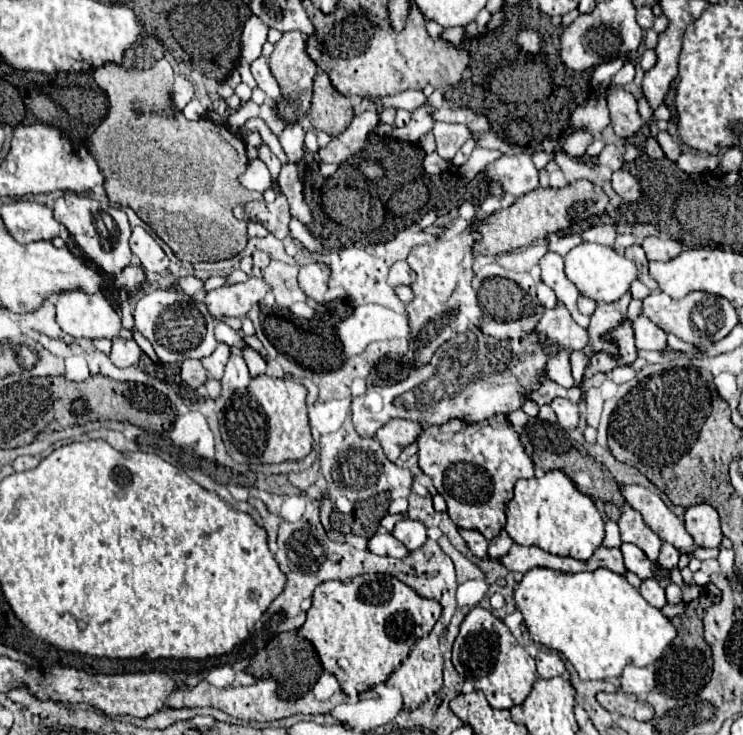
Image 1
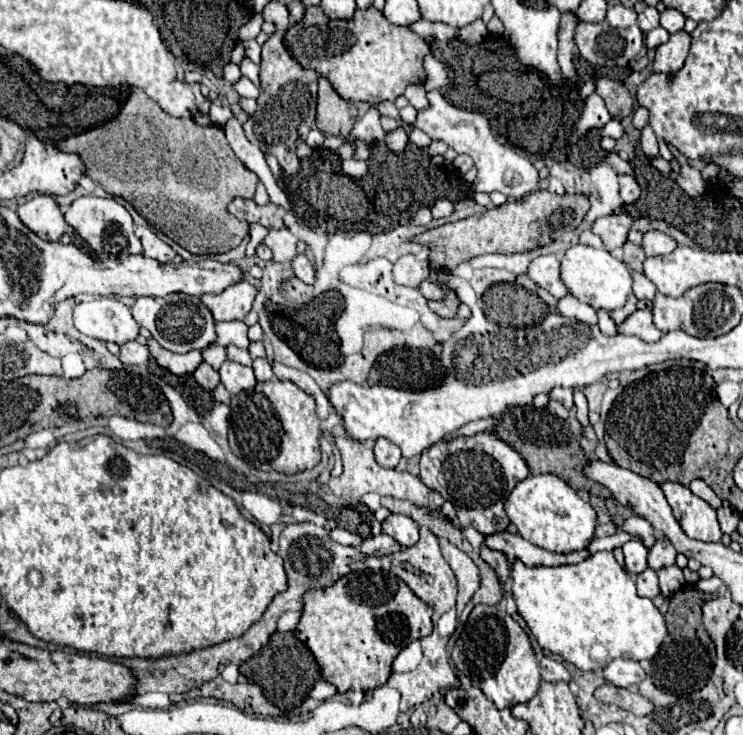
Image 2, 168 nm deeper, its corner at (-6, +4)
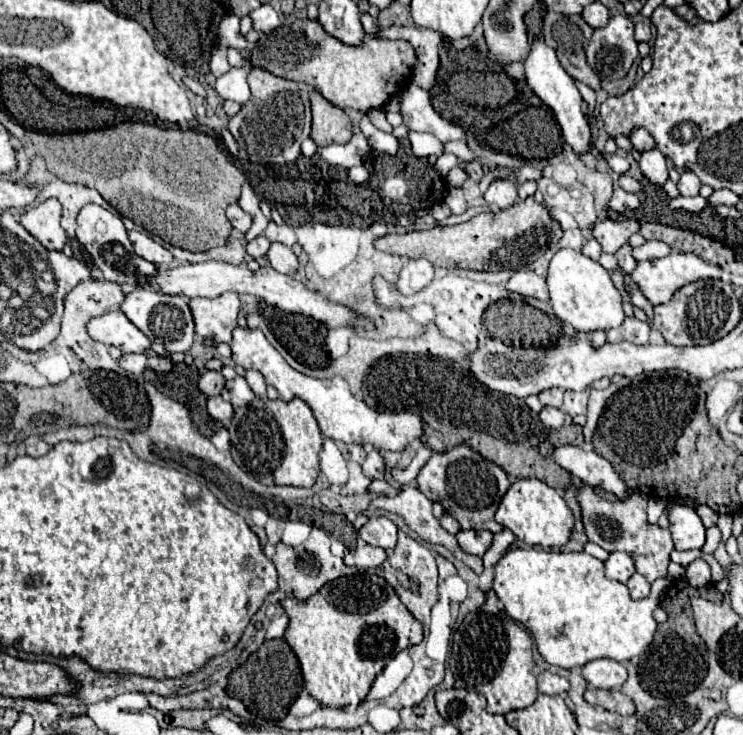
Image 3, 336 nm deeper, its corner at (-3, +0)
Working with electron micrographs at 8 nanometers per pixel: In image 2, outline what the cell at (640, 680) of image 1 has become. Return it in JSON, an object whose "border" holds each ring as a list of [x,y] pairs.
{"border":[[[618,658],[604,666],[604,678],[618,688],[628,688],[632,684],[640,684],[646,678],[646,672],[638,662]]]}

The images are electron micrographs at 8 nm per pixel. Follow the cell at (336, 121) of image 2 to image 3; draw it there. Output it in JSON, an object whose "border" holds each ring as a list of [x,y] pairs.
{"border":[[[311,90],[311,110],[313,110],[313,130],[311,138],[317,146],[347,144],[353,136],[353,122],[345,110],[337,108],[321,96],[321,92]]]}

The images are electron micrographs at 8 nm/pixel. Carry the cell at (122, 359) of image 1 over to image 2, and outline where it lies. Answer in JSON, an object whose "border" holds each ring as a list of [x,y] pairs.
{"border":[[[128,342],[120,346],[120,360],[124,364],[146,364],[150,358],[150,352],[146,346],[138,344],[138,342]]]}

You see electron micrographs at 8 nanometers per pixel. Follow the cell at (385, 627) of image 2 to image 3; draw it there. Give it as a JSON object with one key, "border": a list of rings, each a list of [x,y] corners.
{"border":[[[359,572],[353,576],[337,578],[325,584],[317,594],[307,600],[287,598],[281,604],[289,614],[289,626],[283,638],[299,658],[305,688],[323,706],[359,706],[369,694],[371,684],[375,682],[383,666],[397,652],[423,640],[423,624],[405,608],[393,586],[373,572]]]}

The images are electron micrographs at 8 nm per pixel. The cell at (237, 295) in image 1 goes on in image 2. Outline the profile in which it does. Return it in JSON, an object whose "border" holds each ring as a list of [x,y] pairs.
{"border":[[[242,280],[232,288],[226,288],[220,294],[204,294],[200,300],[212,312],[216,322],[222,320],[244,320],[252,308],[256,288]]]}

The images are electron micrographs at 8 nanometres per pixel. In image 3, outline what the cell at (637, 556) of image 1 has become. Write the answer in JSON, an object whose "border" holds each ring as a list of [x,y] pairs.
{"border":[[[611,552],[605,562],[605,574],[619,582],[627,582],[635,574],[633,558],[627,552]]]}

